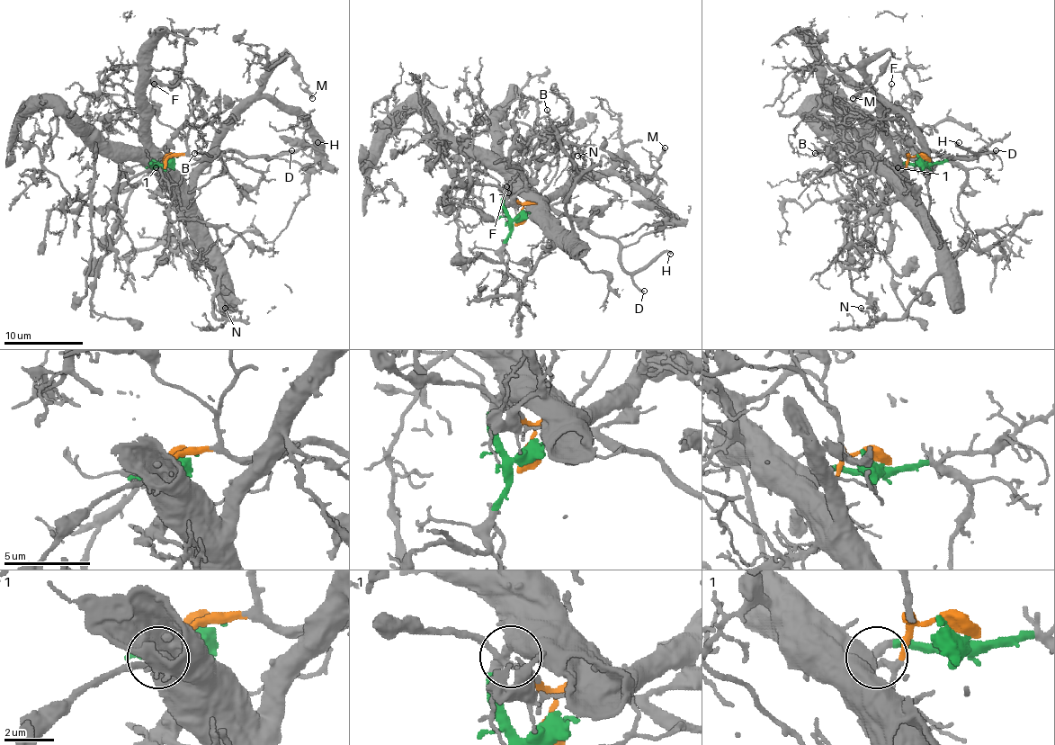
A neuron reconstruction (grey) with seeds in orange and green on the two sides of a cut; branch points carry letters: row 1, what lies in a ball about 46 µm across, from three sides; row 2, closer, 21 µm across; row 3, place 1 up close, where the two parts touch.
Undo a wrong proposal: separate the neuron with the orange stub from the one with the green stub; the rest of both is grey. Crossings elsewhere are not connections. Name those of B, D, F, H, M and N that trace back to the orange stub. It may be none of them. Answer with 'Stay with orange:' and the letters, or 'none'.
Stay with orange: D, F, H

